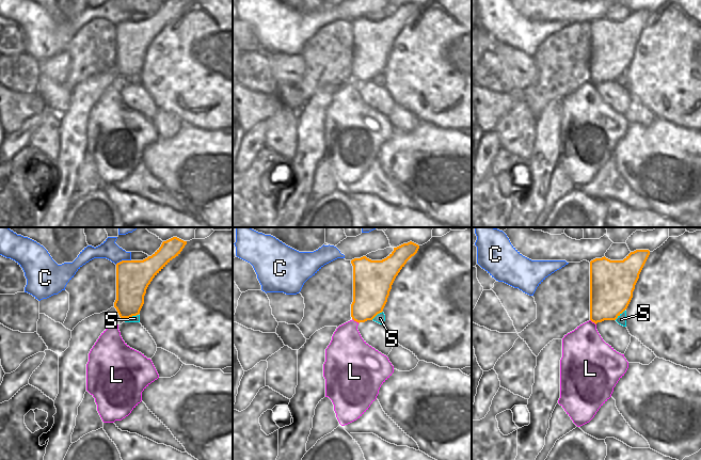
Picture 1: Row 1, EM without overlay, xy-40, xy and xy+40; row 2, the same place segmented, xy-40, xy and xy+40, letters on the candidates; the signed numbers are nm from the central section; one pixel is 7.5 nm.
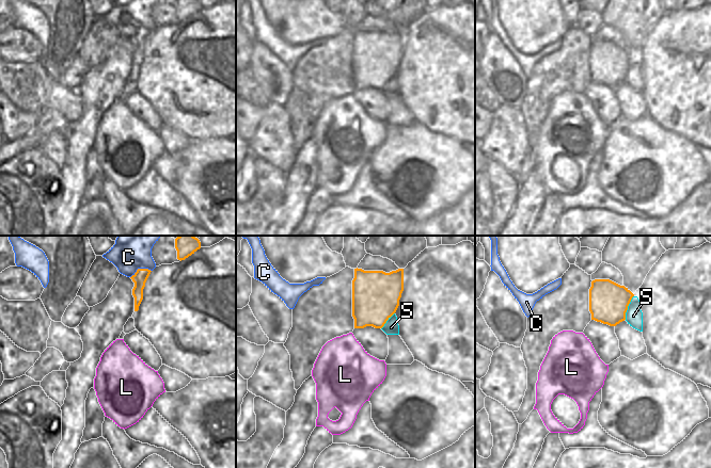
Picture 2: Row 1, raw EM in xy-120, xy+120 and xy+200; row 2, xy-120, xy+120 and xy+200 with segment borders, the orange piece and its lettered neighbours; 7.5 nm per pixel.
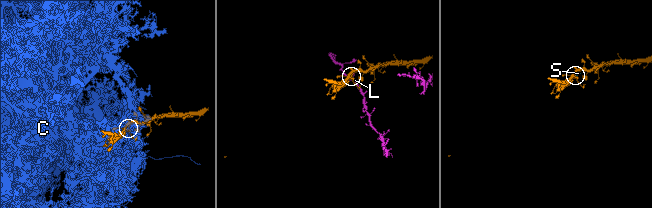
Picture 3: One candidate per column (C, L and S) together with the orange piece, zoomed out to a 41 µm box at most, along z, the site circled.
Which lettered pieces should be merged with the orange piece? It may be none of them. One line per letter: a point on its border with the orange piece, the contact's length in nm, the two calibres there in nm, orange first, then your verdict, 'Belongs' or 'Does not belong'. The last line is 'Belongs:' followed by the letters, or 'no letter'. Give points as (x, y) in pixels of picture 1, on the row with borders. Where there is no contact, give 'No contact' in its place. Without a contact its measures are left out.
C: Touches orange at xy-40 (123, 260). Shared border 120 nm. Thickness 260 nm (orange) against 140 nm. Does not belong
L: Touches orange at xy (355, 320). Shared border 70 nm. Thickness 280 nm (orange) against 300 nm. Does not belong
S: Touches orange at xy-40 (130, 316). Shared border 120 nm. Thickness 240 nm (orange) against 50 nm. Does not belong
Belongs: no letter

